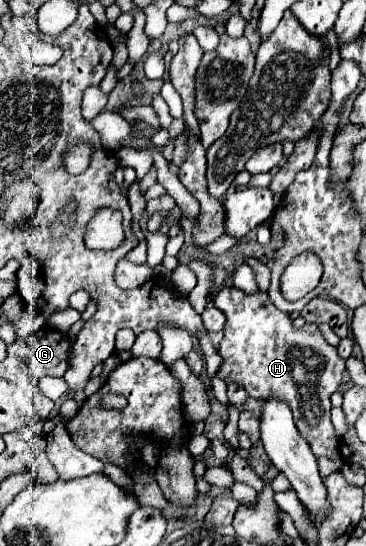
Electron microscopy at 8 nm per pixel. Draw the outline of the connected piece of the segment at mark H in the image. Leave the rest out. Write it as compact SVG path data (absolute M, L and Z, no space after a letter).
M224 287L214 295L214 307L226 315L224 339L218 347L222 357L218 377L242 385L254 399L280 399L286 403L294 413L300 435L310 443L314 455L340 463L340 443L330 421L330 395L342 383L346 365L336 347L326 343L314 323L296 329L292 319L278 311L266 293L246 295L240 289Z

